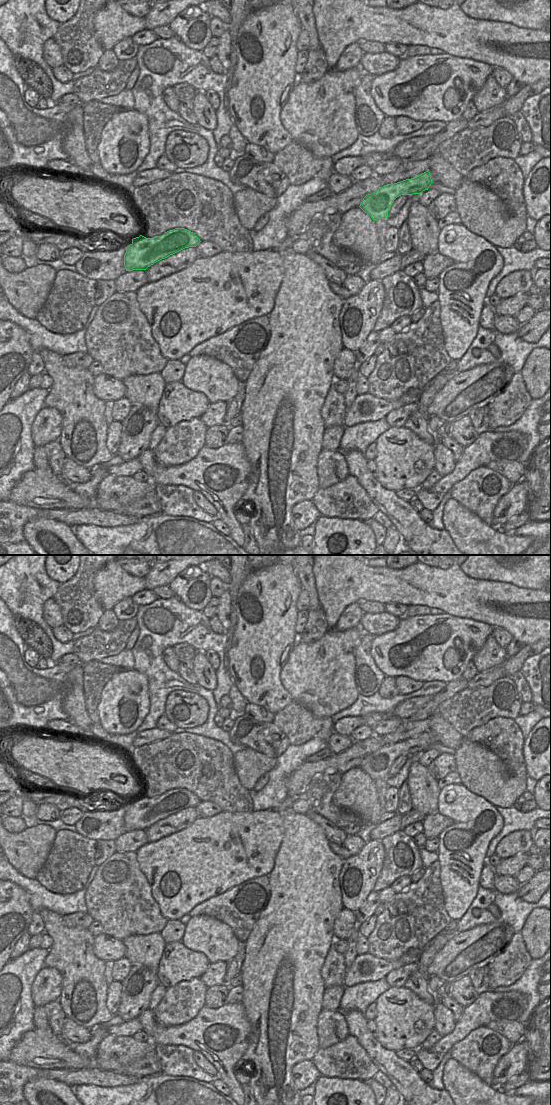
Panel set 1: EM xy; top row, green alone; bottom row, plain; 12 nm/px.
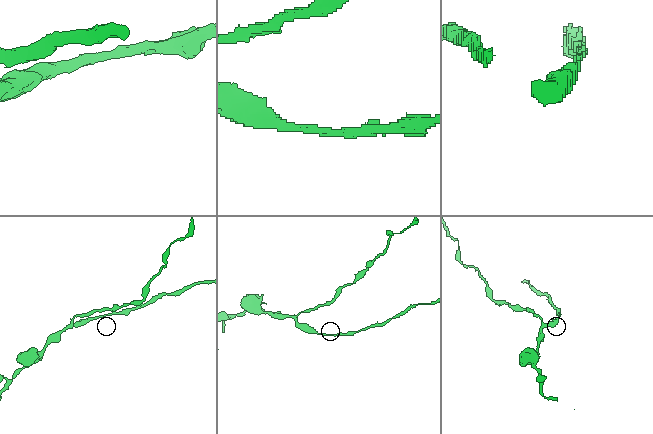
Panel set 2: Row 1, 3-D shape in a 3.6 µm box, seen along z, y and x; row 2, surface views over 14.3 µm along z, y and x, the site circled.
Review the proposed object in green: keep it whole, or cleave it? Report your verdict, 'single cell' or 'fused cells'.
single cell

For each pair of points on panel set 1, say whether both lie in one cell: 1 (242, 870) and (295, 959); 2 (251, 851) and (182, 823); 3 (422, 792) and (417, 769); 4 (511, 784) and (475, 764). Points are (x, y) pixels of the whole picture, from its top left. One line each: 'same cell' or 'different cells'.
1: different cells
2: different cells
3: same cell
4: same cell

